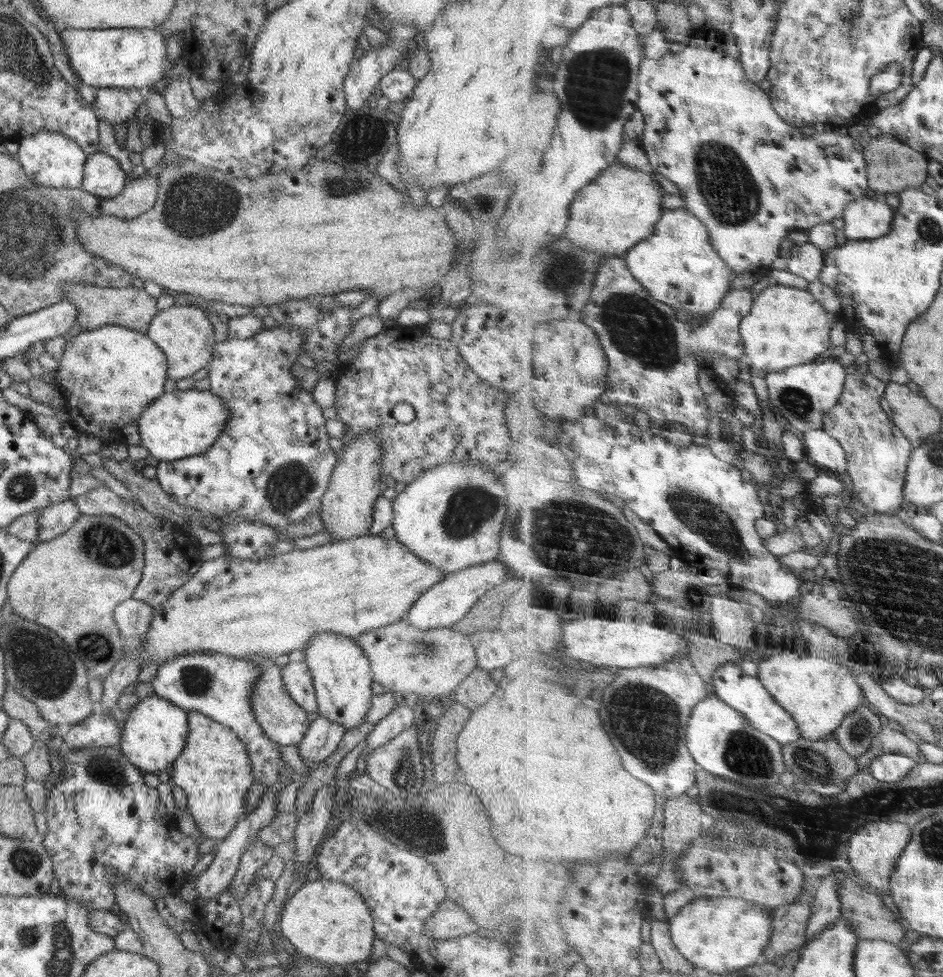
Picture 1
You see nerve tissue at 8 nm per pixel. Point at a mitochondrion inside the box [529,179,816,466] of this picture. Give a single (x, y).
(637, 327)

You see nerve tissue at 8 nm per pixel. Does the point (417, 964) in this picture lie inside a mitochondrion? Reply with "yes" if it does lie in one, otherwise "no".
no

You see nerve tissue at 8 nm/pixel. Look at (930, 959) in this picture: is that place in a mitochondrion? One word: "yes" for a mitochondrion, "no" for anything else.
no

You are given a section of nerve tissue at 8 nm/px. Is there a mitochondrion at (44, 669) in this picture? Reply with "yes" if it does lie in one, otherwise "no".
yes

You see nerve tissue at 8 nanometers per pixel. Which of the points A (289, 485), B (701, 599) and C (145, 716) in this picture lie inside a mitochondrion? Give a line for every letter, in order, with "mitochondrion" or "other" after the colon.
A: mitochondrion
B: mitochondrion
C: other

